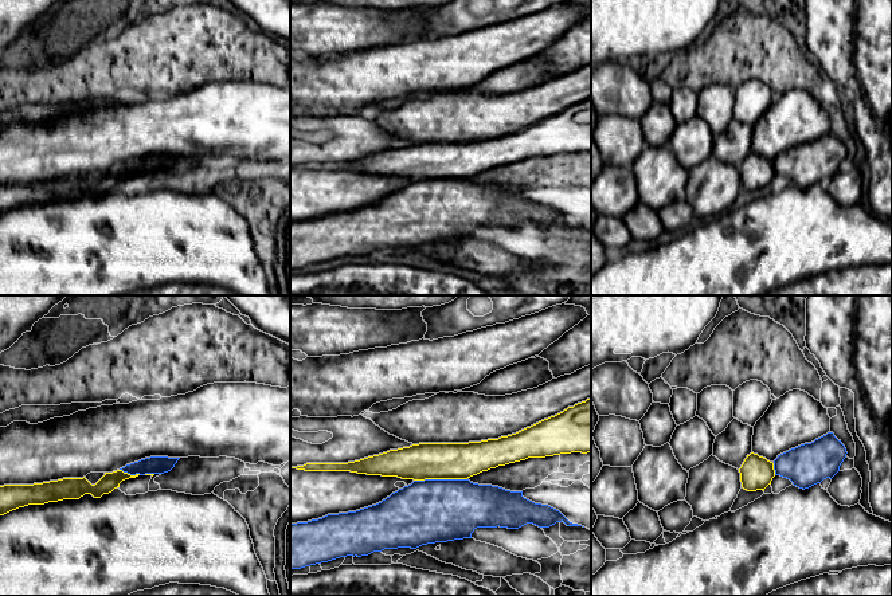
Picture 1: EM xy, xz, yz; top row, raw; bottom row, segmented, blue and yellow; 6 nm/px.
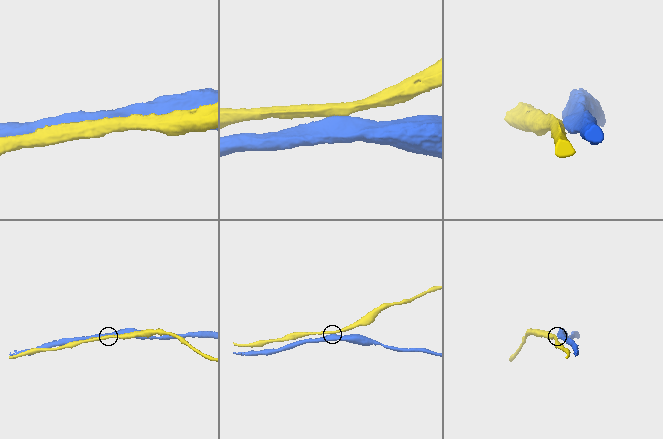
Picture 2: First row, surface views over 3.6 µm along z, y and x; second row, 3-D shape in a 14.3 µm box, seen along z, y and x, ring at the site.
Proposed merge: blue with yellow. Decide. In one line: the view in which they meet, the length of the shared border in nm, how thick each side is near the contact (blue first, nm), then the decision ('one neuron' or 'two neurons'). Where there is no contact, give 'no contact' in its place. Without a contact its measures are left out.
contact in xz; length 320 nm; calibres 380 and 220 nm; two neurons

